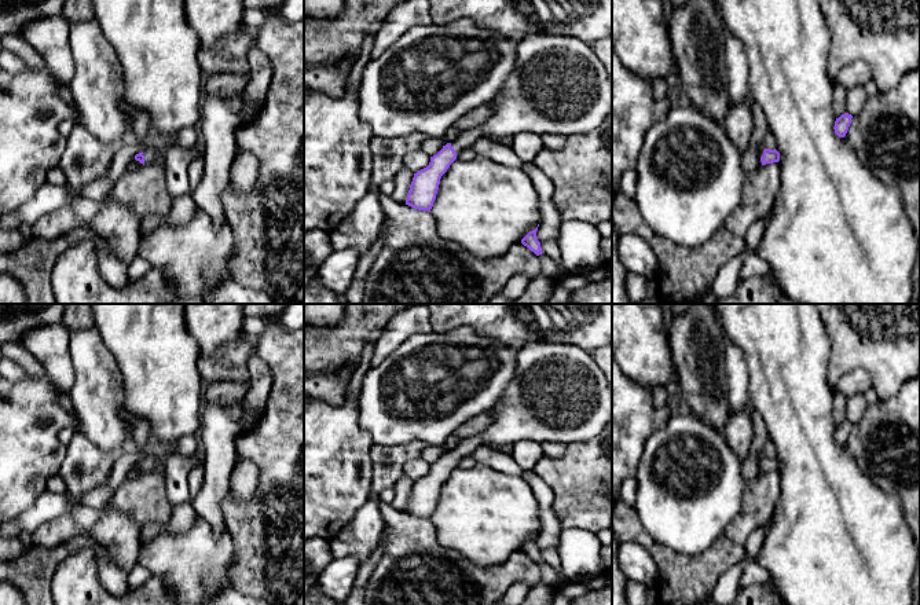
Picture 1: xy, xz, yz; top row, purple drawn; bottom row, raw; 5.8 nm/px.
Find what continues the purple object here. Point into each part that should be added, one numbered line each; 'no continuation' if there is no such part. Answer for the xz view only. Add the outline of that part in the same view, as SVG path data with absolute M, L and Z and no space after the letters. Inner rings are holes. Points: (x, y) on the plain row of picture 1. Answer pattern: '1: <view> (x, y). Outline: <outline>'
1: xz (559, 393). Outline: M532 342L518 351L514 377L490 412L494 415L491 425L480 434L462 440L451 451L457 462L472 456L480 446L496 447L524 440L569 446L595 439L612 421L612 389L591 352L562 342Z

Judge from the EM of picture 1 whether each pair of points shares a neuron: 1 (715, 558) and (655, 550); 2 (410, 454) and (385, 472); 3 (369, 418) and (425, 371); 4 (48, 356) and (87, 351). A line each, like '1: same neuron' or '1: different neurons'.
1: same neuron
2: same neuron
3: same neuron
4: different neurons

